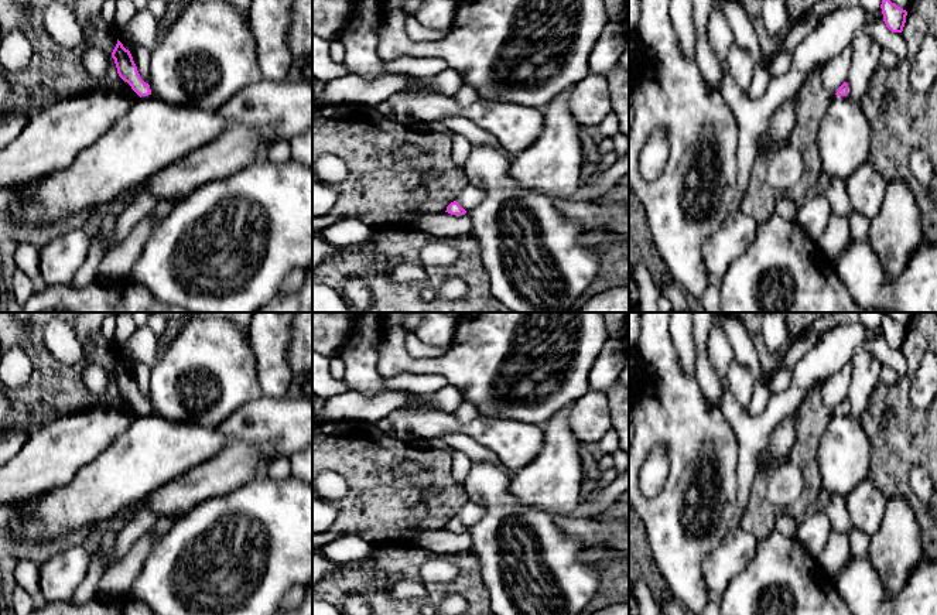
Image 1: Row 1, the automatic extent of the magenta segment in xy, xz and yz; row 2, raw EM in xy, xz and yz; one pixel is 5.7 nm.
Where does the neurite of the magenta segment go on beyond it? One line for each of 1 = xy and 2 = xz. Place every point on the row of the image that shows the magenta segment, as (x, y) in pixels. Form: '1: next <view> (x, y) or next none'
1: next none
2: next none

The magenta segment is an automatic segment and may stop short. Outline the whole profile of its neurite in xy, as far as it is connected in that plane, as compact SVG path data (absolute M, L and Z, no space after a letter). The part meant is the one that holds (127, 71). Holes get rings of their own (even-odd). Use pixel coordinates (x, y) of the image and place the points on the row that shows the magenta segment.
M119 40L112 52L112 58L114 59L119 76L127 82L140 98L151 95L150 85L141 79L130 51L126 49Z

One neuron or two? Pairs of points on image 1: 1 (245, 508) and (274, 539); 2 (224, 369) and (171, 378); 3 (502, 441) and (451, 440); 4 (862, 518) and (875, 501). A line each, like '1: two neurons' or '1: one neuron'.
1: one neuron
2: one neuron
3: two neurons
4: one neuron

